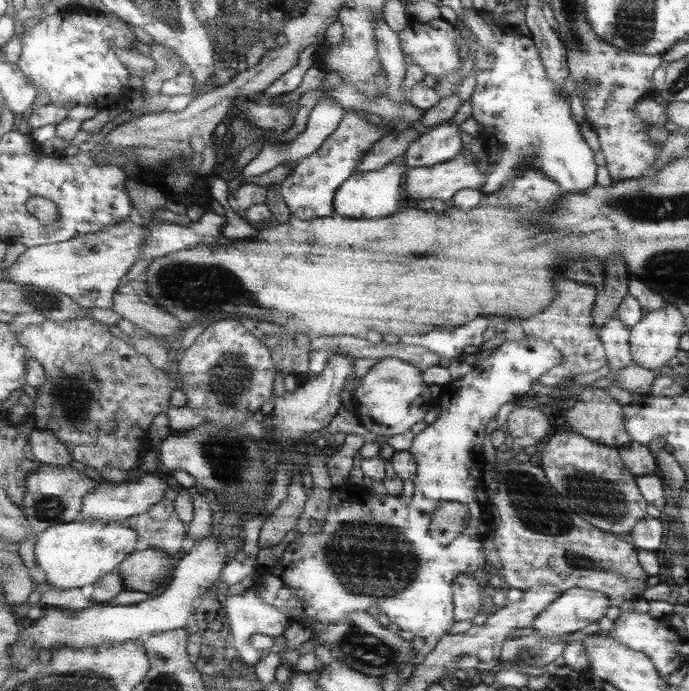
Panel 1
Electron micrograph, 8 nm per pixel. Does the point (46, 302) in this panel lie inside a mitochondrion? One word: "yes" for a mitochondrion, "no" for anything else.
yes

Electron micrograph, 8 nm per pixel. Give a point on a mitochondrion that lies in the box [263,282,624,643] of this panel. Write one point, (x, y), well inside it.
(368, 558)

